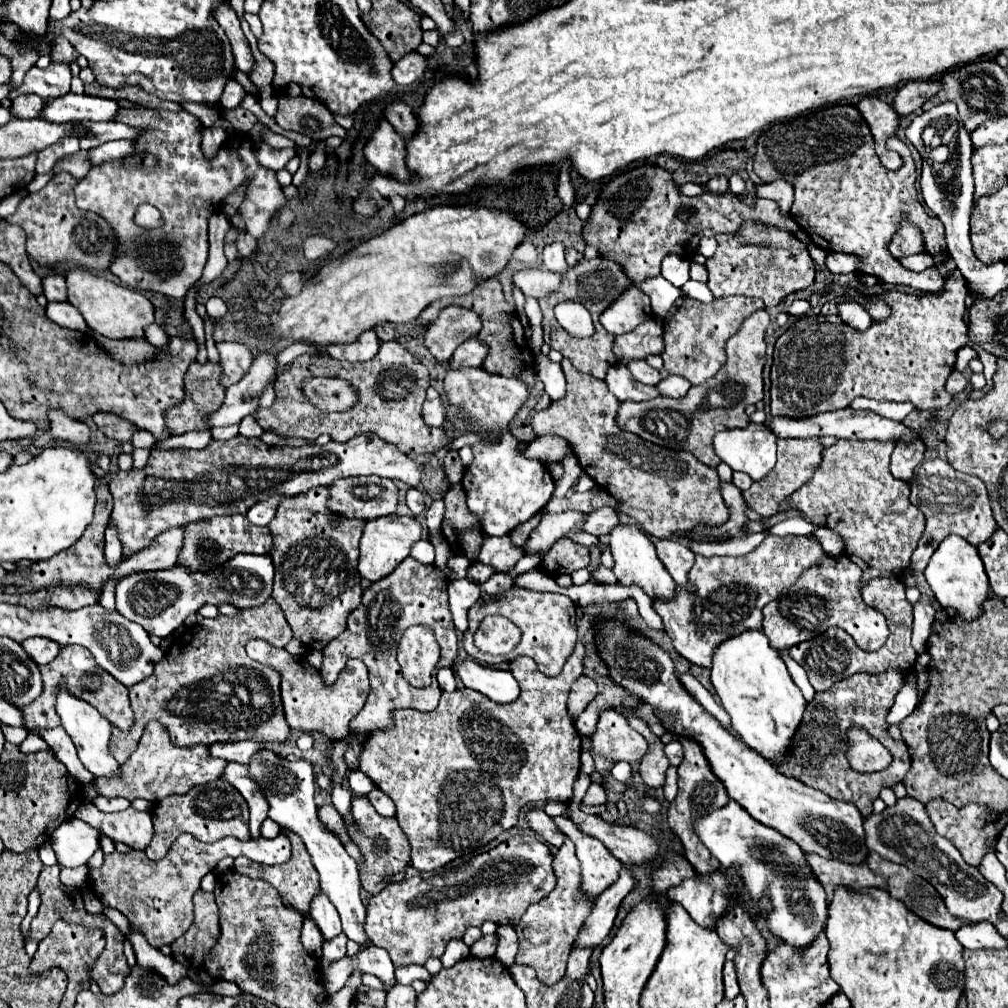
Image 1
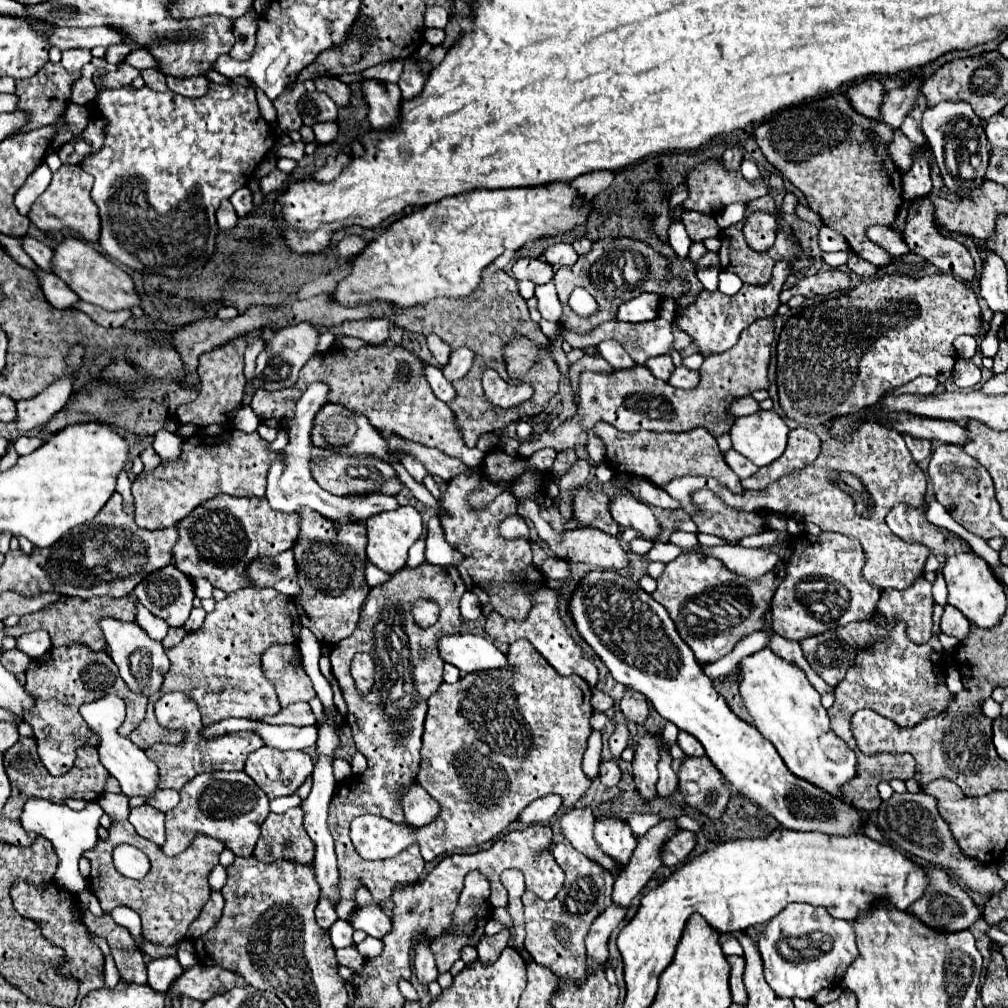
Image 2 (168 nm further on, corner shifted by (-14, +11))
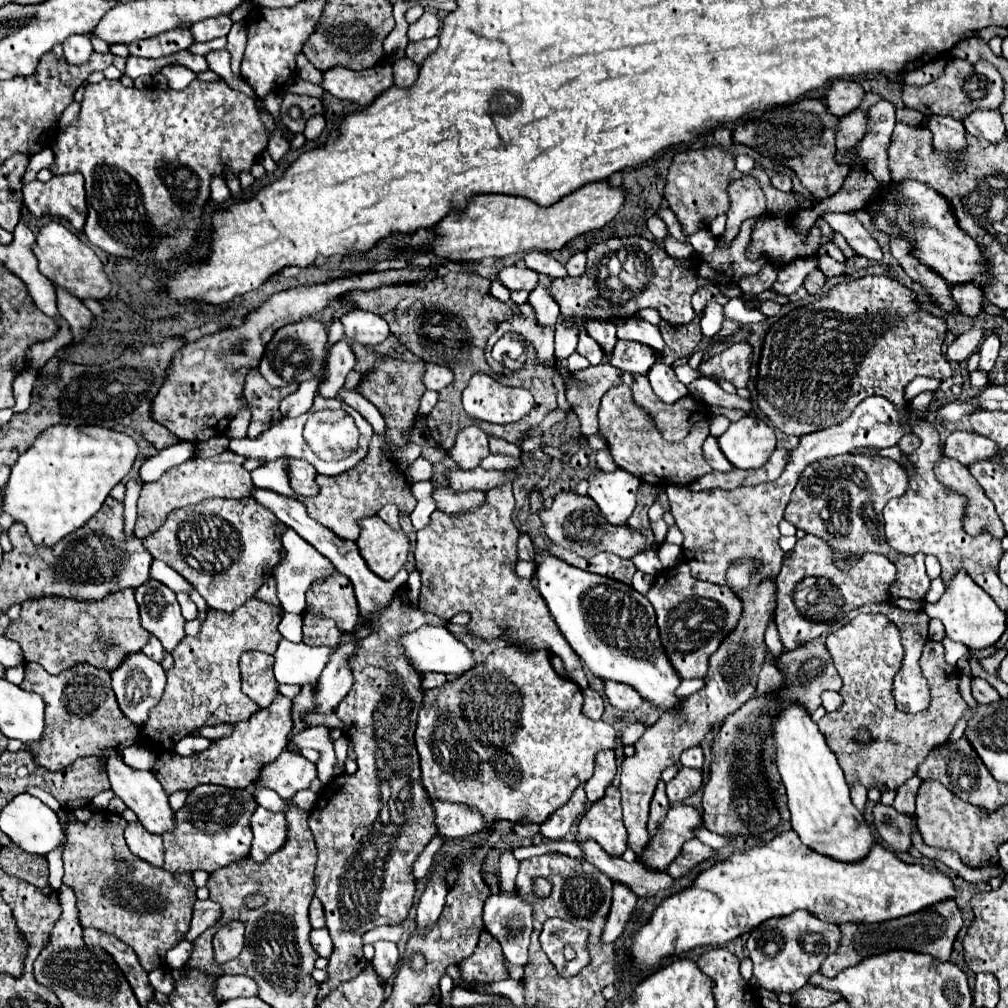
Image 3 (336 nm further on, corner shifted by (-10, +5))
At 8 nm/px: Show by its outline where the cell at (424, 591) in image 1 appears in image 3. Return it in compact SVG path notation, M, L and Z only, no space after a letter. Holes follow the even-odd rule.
M400 588L396 592L396 596L392 598L392 604L376 618L372 620L368 626L374 628L374 632L368 636L368 638L362 638L360 640L360 648L356 648L356 656L352 656L352 672L354 672L354 684L348 692L348 696L340 702L340 706L336 708L336 714L338 718L346 724L346 738L350 740L354 752L356 752L356 762L358 762L358 770L356 774L352 776L344 776L344 778L334 778L330 784L326 784L320 794L318 794L318 802L316 806L312 808L310 812L310 818L308 818L308 826L316 838L316 846L318 846L318 862L316 862L316 896L320 898L322 906L324 906L324 914L326 914L326 928L332 936L332 944L334 944L334 950L328 958L328 966L326 966L326 972L328 972L328 980L326 982L320 982L318 984L318 996L316 996L316 1006L330 994L334 992L342 982L348 982L352 980L354 976L358 976L368 960L364 960L364 952L362 952L362 936L376 928L376 926L394 926L394 924L402 924L408 916L408 910L412 908L412 902L414 902L414 880L412 880L412 862L416 860L416 856L424 850L424 846L434 838L434 834L438 834L436 830L436 822L434 822L434 812L432 812L432 798L428 796L426 788L422 786L422 776L420 776L420 762L418 762L418 752L416 752L416 746L414 746L414 730L416 730L416 718L418 718L418 710L422 706L422 690L420 690L420 678L422 676L416 676L416 672L412 672L412 668L408 668L408 664L404 664L404 652L400 652L400 646L396 644L396 636L400 636L400 632L414 632L416 628L420 628L422 624L442 624L446 626L444 620L440 618L428 618L428 614L422 614L420 610L412 610L410 604L408 604L408 592L406 588Z

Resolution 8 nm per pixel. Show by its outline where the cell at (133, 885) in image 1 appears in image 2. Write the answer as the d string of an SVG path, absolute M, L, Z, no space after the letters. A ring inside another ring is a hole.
M128 820L112 822L112 828L108 830L108 840L100 840L92 850L88 850L88 854L84 854L92 862L90 890L100 900L104 912L110 912L112 908L116 908L120 904L130 906L132 910L136 910L140 914L142 932L150 942L160 944L160 946L172 946L186 936L188 926L192 924L192 920L200 914L200 910L208 902L210 890L212 890L208 884L208 876L210 876L212 868L218 864L220 852L224 848L226 848L224 842L210 838L206 834L196 834L192 844L182 854L178 854L178 858L176 856L168 858L154 842L140 838ZM118 844L132 844L148 856L152 868L142 880L126 878L114 868L112 846L118 846Z

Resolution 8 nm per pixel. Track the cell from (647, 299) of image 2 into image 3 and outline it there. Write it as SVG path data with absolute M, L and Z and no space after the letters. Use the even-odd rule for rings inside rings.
M626 318L624 324L620 324L620 320L614 320L618 326L618 338L620 340L632 340L632 342L640 342L644 346L648 346L654 354L662 356L664 352L664 340L660 336L658 326L652 326L644 320L634 320L634 318Z

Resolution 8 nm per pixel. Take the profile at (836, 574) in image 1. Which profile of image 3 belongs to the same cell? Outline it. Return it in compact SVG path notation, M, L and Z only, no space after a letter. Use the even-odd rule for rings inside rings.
M806 536L796 542L796 546L784 554L782 570L776 578L778 584L778 608L776 626L784 650L794 650L808 640L836 630L844 616L864 604L890 602L890 586L896 580L896 566L880 556L868 554L852 562L850 572L840 572L832 564L832 548L818 540L816 536Z

